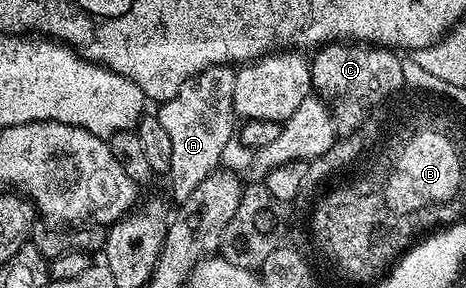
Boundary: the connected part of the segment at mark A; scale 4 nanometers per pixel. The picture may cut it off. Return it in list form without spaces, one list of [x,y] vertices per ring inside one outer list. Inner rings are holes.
[[[232,65],[207,68],[197,77],[188,78],[171,100],[160,103],[158,110],[161,111],[156,111],[155,117],[171,139],[171,168],[167,178],[173,181],[173,194],[177,200],[191,196],[191,192],[199,188],[199,183],[222,165],[221,157],[229,146],[229,137],[235,134],[233,97],[236,75],[237,70]]]

